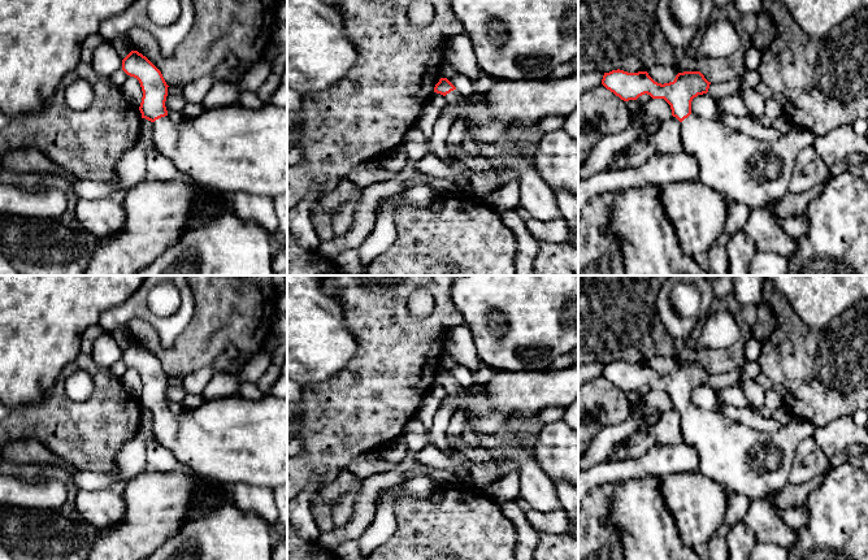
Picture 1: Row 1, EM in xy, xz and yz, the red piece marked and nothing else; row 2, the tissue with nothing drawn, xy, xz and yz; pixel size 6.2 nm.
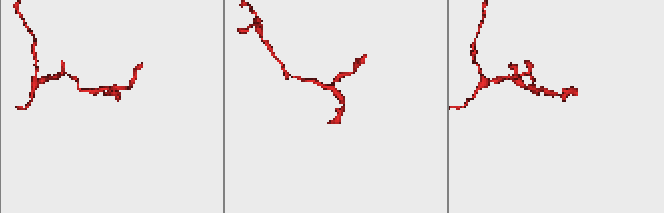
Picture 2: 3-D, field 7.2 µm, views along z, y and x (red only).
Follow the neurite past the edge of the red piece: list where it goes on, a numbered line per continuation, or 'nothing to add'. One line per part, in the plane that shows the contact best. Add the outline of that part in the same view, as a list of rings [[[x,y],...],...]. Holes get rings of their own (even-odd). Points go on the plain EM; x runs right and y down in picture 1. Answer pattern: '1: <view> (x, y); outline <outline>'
1: xy (231, 441); outline [[[240,395],[211,399],[191,413],[185,409],[174,414],[168,407],[152,413],[155,442],[165,447],[178,461],[179,468],[191,474],[209,478],[225,486],[246,483],[277,489],[287,485],[287,399],[266,395],[249,400]]]

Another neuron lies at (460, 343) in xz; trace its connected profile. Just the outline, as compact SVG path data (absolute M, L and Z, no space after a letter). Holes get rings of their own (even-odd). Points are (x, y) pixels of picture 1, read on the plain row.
M455 326L448 331L447 346L460 365L474 372L481 364L472 333L466 326Z

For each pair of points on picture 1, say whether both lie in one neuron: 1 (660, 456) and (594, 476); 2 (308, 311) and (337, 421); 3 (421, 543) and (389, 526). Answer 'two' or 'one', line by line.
1: one
2: two
3: two

